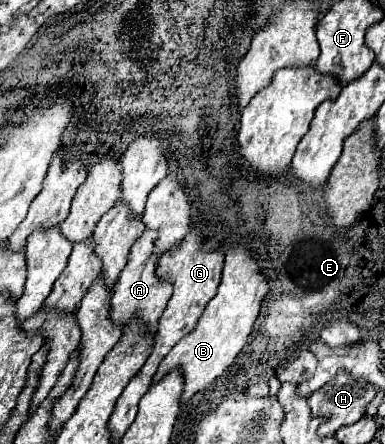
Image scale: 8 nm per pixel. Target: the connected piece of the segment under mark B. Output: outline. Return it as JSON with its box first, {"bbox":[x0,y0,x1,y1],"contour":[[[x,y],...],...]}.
{"bbox":[154,245,266,403],"contour":[[[232,245],[226,251],[226,263],[224,263],[224,273],[222,273],[222,283],[218,287],[218,293],[210,299],[206,305],[198,325],[194,327],[192,333],[188,333],[184,339],[180,339],[172,351],[166,355],[166,359],[160,363],[154,383],[158,383],[168,371],[174,367],[180,367],[184,373],[184,393],[182,393],[182,403],[186,403],[194,393],[202,391],[208,387],[216,377],[220,377],[236,359],[236,355],[242,351],[246,345],[252,325],[260,313],[262,305],[262,281],[266,277],[262,275],[260,267],[256,265],[256,259],[250,255],[248,247],[244,245]]]}

